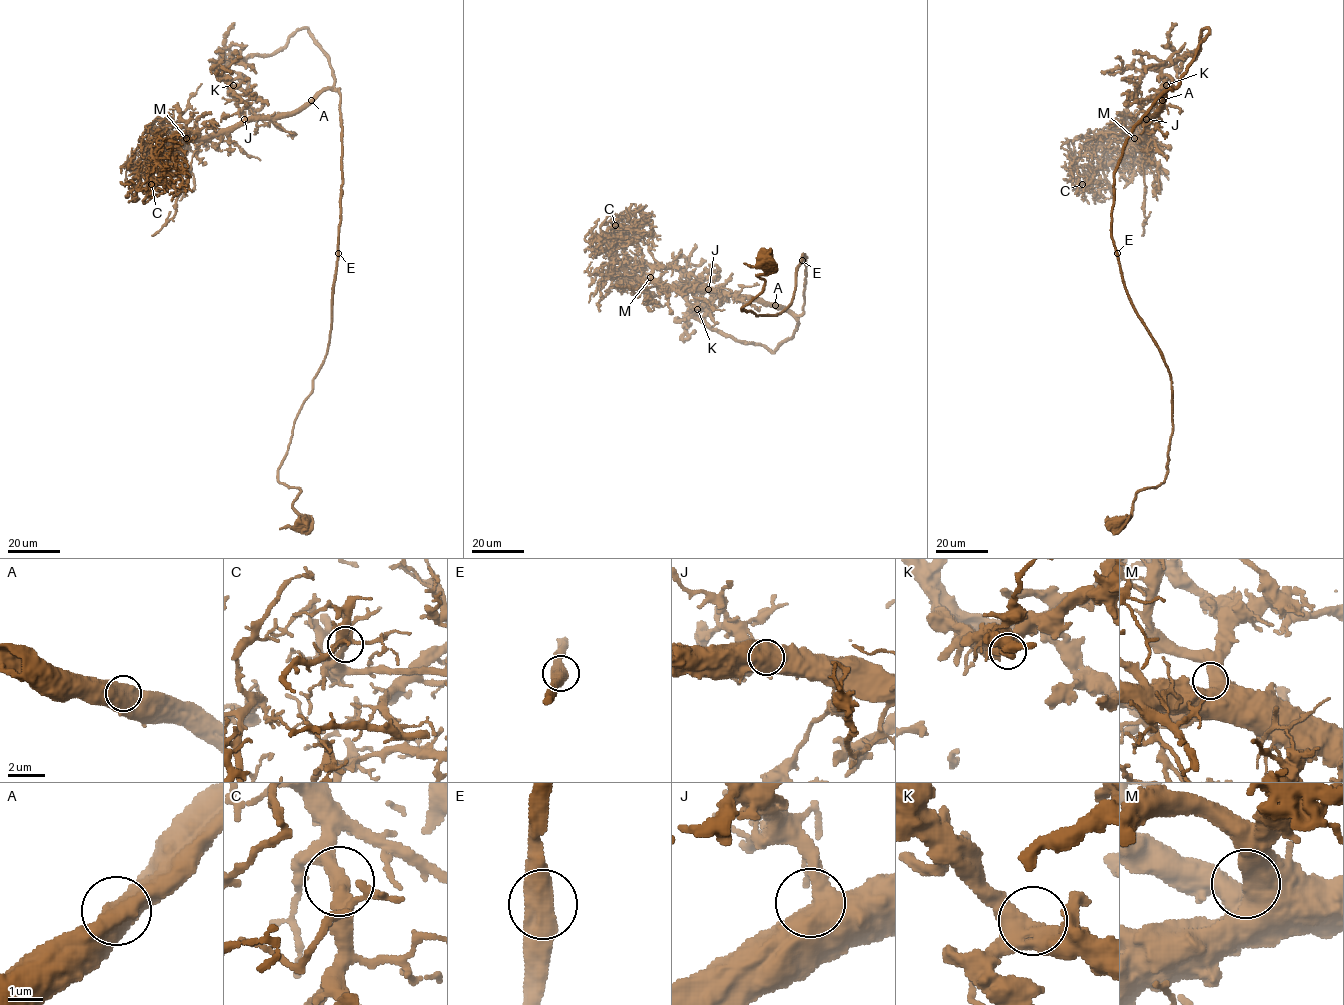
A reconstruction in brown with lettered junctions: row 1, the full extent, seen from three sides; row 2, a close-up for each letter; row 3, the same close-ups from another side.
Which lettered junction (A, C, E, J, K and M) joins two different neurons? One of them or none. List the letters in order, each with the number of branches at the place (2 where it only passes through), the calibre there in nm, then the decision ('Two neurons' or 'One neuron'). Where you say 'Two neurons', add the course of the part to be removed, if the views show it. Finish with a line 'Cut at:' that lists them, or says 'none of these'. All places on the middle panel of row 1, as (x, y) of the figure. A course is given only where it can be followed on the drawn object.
A: Branches: 1. Thickness 1050 nm. One neuron
C: Branches: 2. Thickness 440 nm. One neuron
E: Branches: 2. Thickness 550 nm. One neuron
J: Branches: 2. Thickness 600 nm. One neuron
K: Branches: 3. Thickness 440 nm. One neuron
M: Branches: 2. Thickness 600 nm. One neuron
Cut at: none of these

